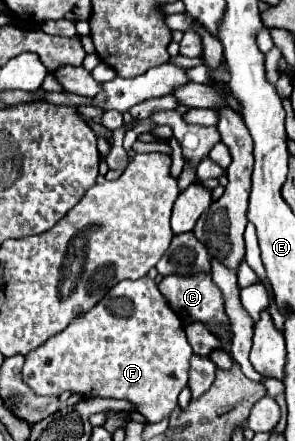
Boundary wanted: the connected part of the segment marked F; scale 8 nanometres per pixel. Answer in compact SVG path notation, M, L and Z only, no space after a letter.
M143 276L137 280L121 280L105 298L87 314L75 318L67 330L49 338L39 350L25 356L23 378L41 396L61 396L65 390L87 398L119 398L129 400L147 422L159 422L173 412L181 388L187 386L191 346L179 316L167 306L157 290L157 282Z

